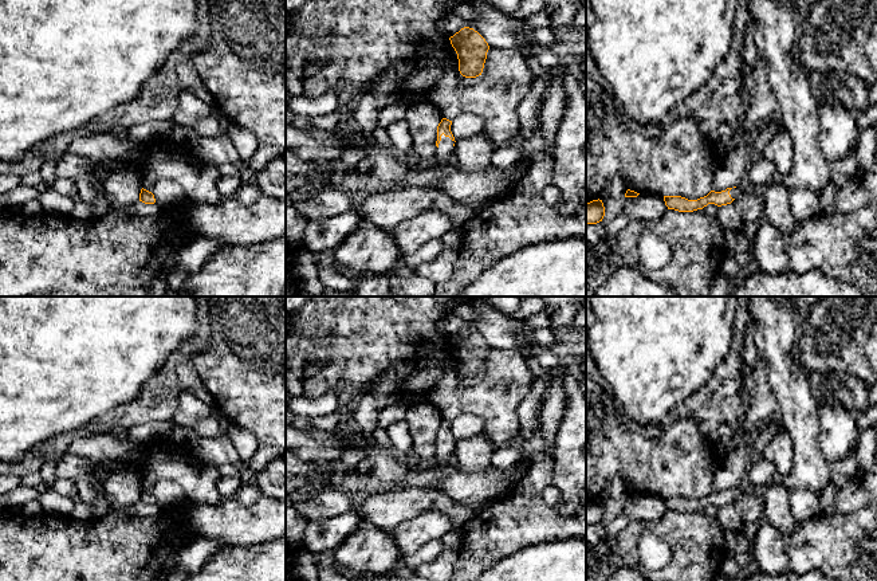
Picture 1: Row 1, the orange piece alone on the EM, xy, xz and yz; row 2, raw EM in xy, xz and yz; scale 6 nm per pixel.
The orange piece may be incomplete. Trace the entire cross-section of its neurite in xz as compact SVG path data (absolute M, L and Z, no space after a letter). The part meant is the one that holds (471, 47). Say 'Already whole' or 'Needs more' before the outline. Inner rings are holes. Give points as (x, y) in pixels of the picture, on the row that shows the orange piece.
Already whole. M464 27L449 40L457 54L460 74L465 78L481 75L489 50L485 39L473 28Z

